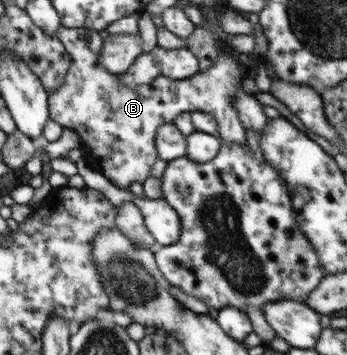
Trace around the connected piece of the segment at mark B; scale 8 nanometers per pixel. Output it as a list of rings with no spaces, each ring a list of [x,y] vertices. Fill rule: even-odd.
[[[61,24],[56,38],[64,45],[67,54],[70,54],[70,68],[65,74],[65,80],[57,90],[50,92],[50,112],[52,120],[78,132],[82,146],[89,146],[89,153],[97,158],[97,164],[101,173],[112,185],[117,188],[129,188],[133,182],[143,183],[151,177],[151,168],[158,159],[157,134],[160,127],[173,123],[183,112],[200,111],[211,114],[218,120],[220,141],[231,141],[231,143],[247,143],[246,128],[240,120],[241,115],[236,109],[237,92],[241,90],[243,82],[243,64],[239,56],[231,52],[230,46],[225,42],[219,43],[217,59],[213,61],[213,67],[183,80],[171,79],[159,75],[150,83],[127,87],[119,81],[119,76],[108,72],[105,66],[101,65],[101,52],[103,41],[97,31],[86,30],[85,28],[64,28]]]

